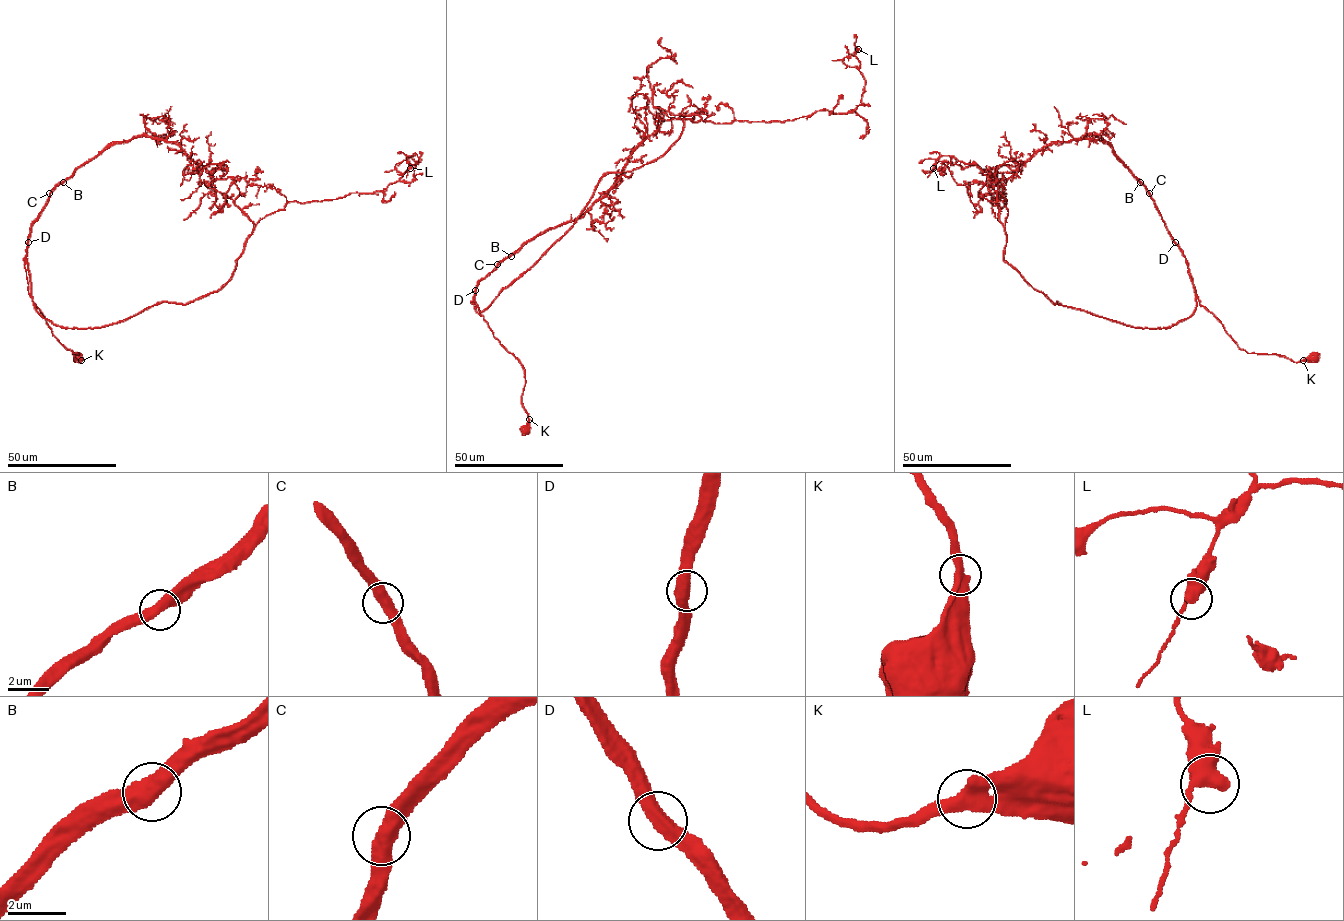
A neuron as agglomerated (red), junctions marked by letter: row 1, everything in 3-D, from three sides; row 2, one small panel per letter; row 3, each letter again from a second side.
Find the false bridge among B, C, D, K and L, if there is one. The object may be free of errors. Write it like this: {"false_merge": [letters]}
{"false_merge": []}

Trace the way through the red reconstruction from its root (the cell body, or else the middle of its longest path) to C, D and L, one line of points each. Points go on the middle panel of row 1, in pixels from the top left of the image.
C: (526, 428), (528, 414), (521, 402), (525, 370), (494, 336), (474, 301), (478, 282), (497, 264)
D: (526, 428), (528, 414), (521, 402), (525, 370), (494, 336), (479, 313), (474, 301), (476, 290)
L: (526, 428), (525, 370), (479, 313), (604, 176), (655, 161), (685, 118), (851, 112), (858, 49)

